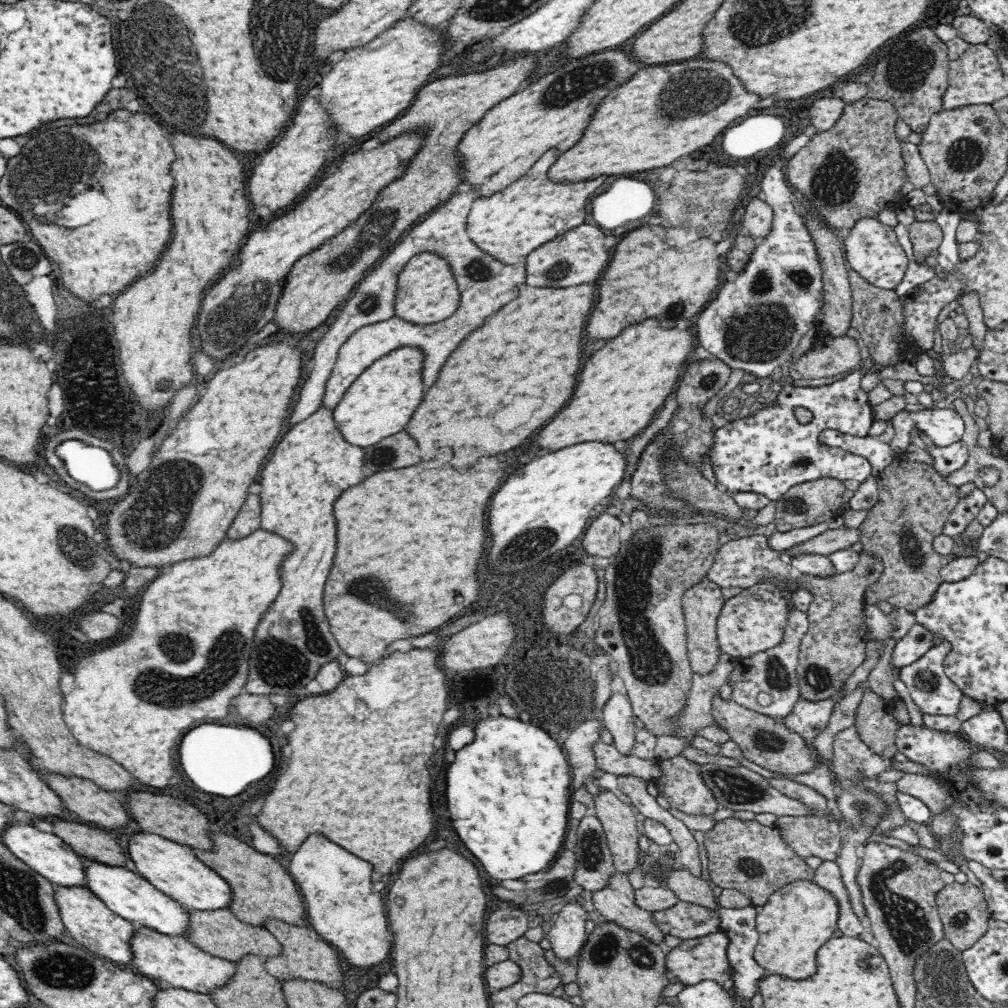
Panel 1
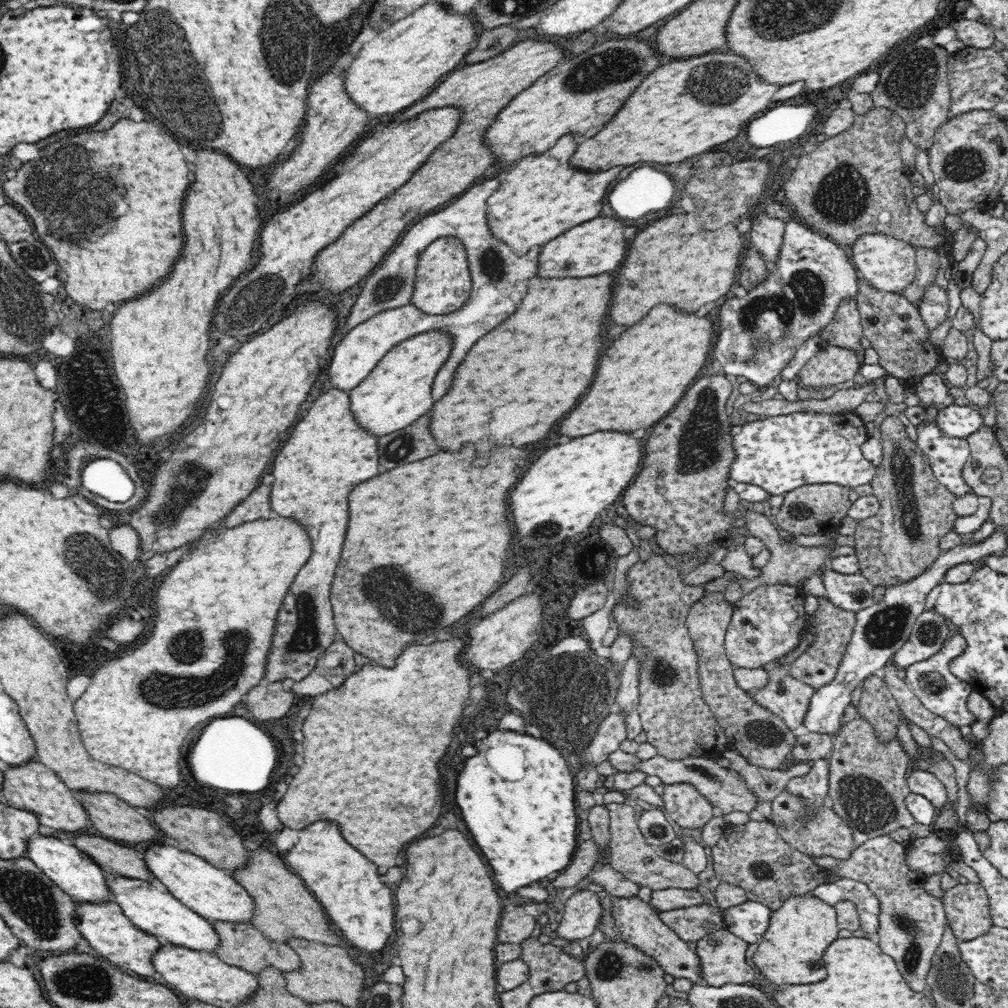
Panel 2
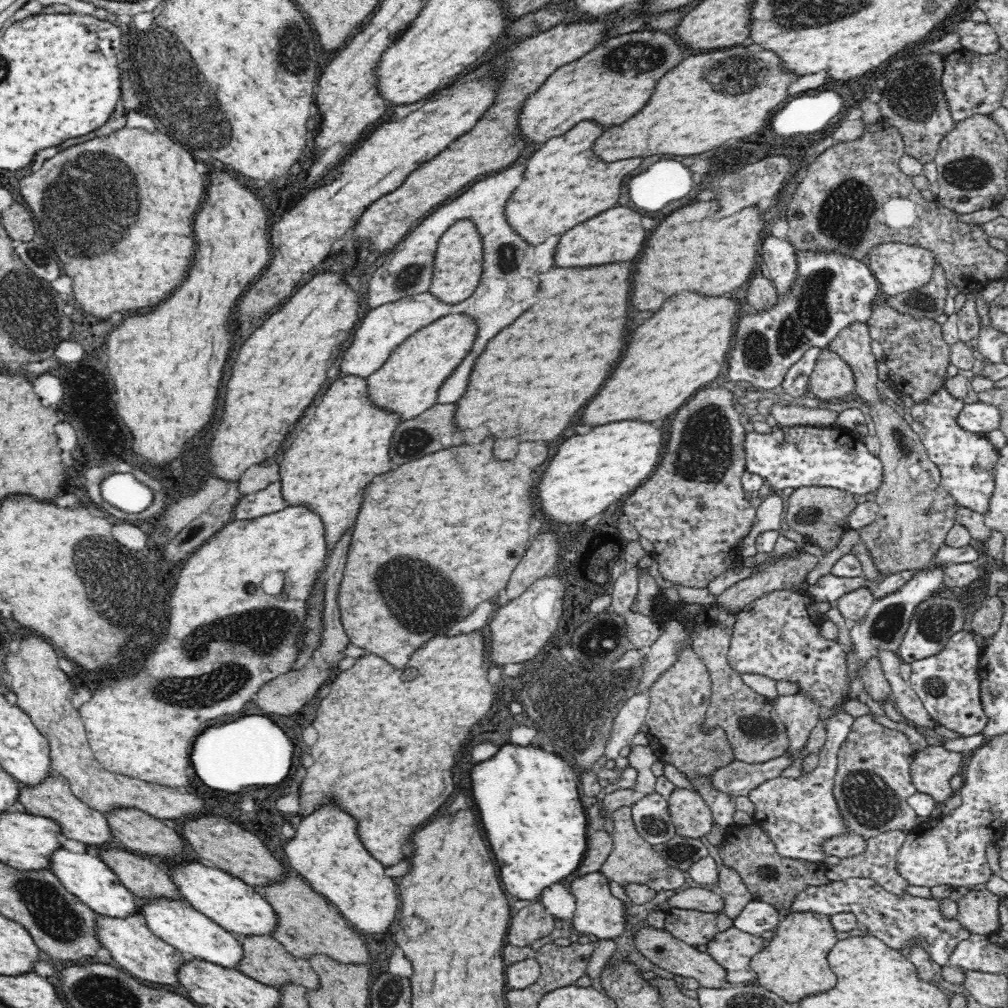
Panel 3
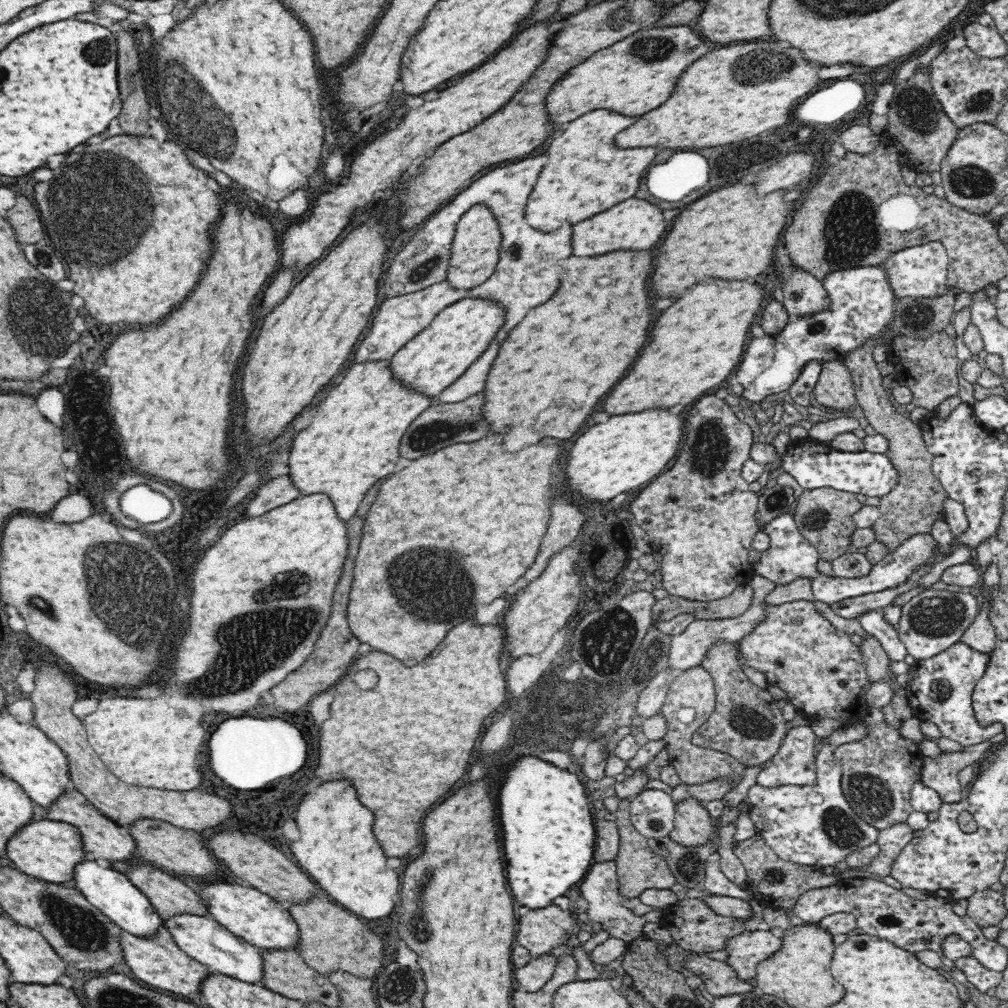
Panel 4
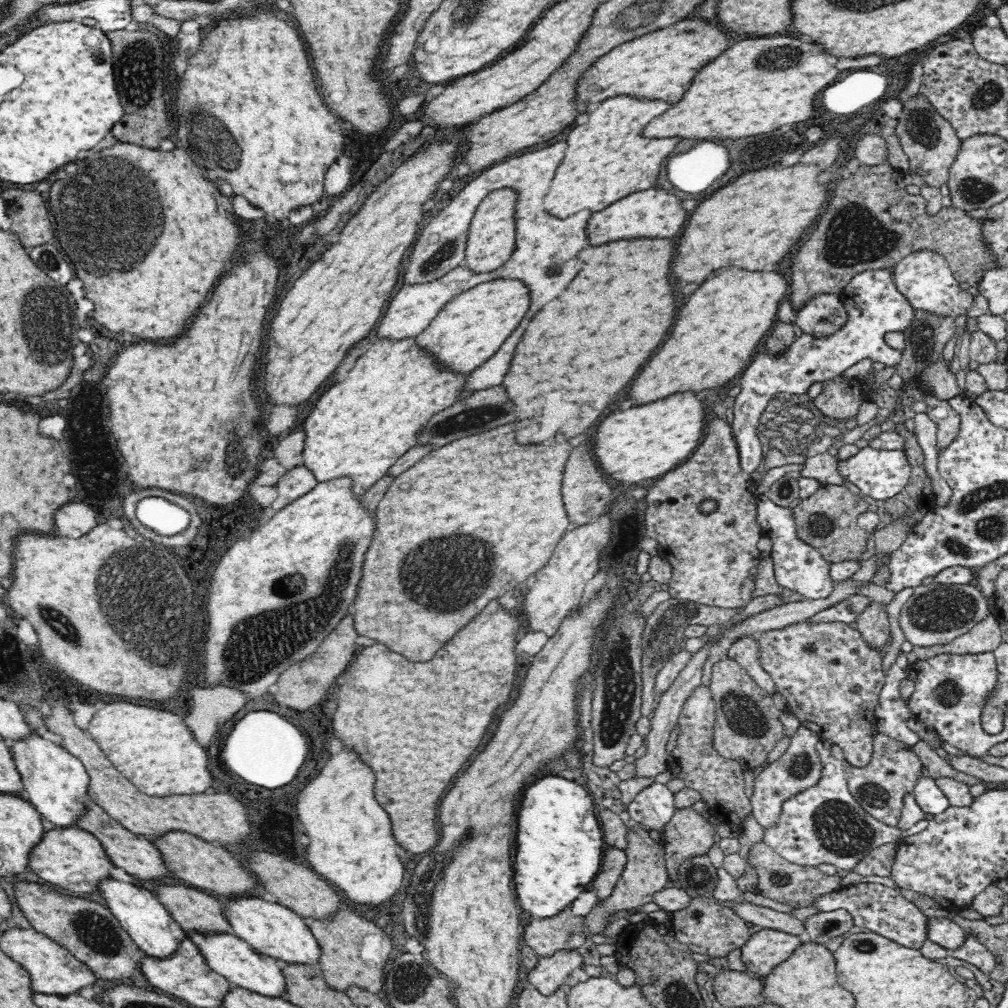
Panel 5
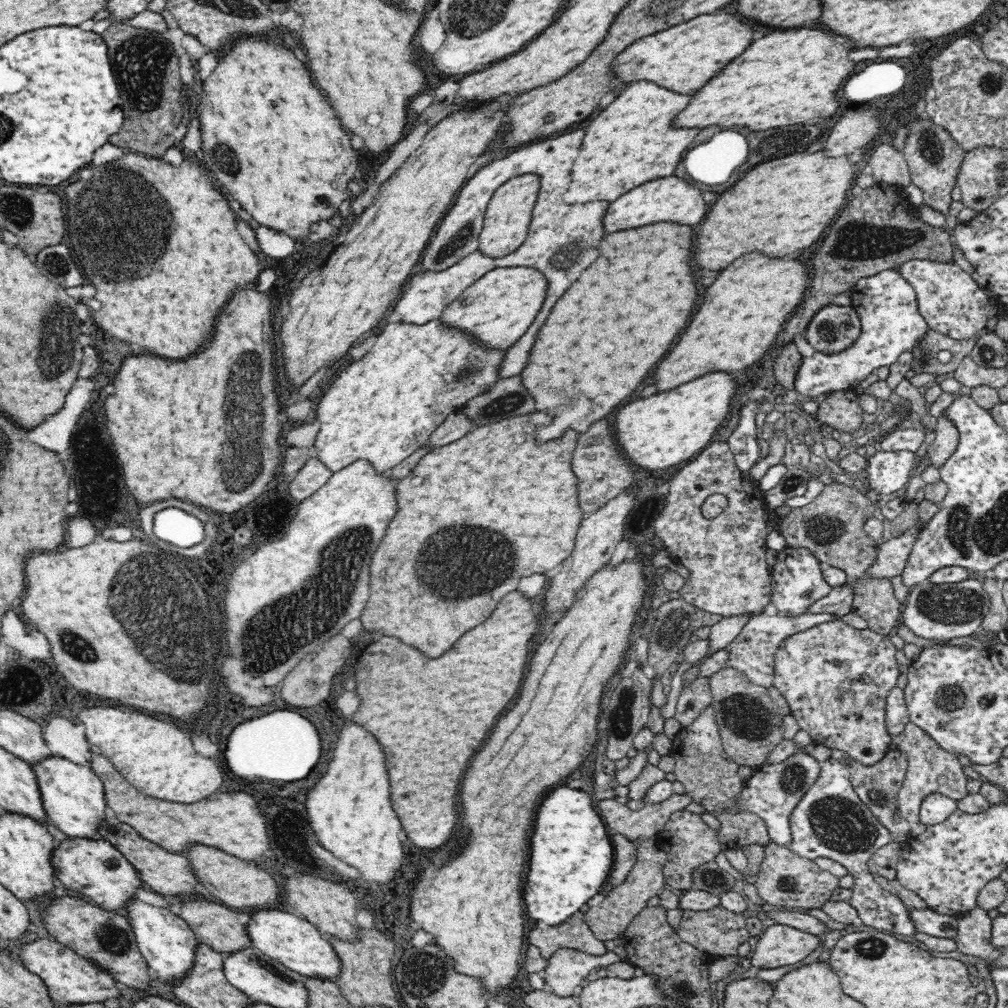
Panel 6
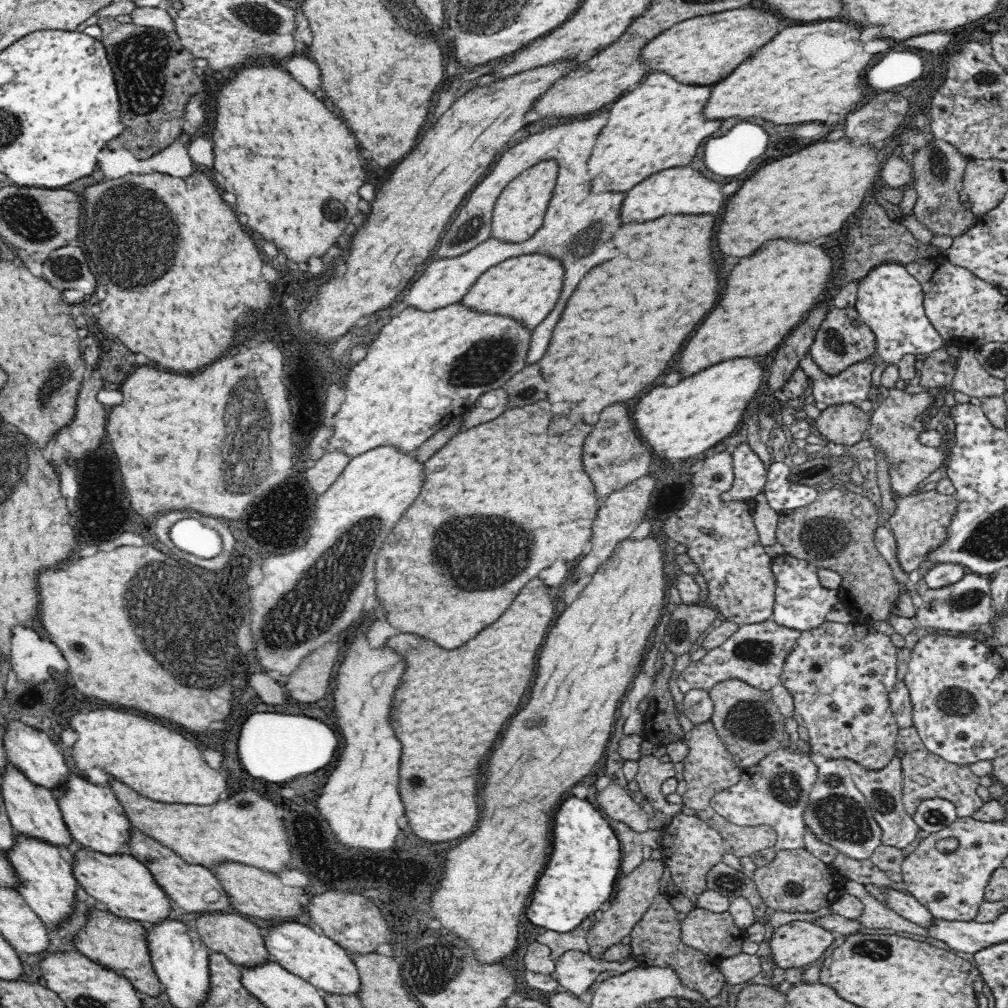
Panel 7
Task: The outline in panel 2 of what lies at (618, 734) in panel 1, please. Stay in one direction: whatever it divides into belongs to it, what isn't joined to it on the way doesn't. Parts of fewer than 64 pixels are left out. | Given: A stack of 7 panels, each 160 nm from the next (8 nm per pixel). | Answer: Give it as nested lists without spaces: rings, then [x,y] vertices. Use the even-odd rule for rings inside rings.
[[[630,657],[622,666],[613,711],[624,715],[626,739],[633,740],[643,730],[638,711],[638,661]]]

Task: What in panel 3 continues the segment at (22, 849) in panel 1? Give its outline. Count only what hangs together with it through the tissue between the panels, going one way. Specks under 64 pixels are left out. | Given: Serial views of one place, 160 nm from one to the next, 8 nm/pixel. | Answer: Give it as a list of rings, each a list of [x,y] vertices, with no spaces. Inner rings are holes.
[[[61,846],[50,856],[48,870],[60,879],[68,892],[78,897],[97,914],[124,918],[128,914],[138,913],[134,894],[119,881],[116,873],[92,851],[76,853]]]

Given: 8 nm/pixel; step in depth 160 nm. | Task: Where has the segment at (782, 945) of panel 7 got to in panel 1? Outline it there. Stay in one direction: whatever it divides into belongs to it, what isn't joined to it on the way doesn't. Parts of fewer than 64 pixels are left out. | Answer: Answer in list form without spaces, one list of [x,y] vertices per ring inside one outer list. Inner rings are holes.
[[[719,930],[714,934],[707,934],[705,937],[682,939],[678,946],[665,954],[665,974],[671,980],[678,980],[680,984],[686,986],[706,980],[718,983],[726,992],[731,991],[733,983],[731,982],[728,957],[726,957],[728,942],[730,942],[728,937]]]

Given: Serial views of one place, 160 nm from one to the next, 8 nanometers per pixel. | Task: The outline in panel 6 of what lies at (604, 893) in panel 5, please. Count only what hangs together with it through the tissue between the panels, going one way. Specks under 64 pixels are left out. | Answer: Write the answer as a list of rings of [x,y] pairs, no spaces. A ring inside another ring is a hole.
[[[612,833],[610,837],[612,843],[612,870],[608,874],[606,883],[607,888],[617,887],[624,882],[628,876],[628,872],[632,870],[634,862],[636,862],[637,849],[632,841],[620,835],[620,833]]]

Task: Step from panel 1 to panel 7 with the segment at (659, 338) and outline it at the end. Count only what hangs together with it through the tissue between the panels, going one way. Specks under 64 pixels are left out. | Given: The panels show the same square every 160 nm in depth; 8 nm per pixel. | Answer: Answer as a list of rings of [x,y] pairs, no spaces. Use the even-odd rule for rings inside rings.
[[[790,240],[766,242],[752,256],[742,258],[726,278],[718,304],[686,342],[678,360],[680,378],[688,378],[724,360],[772,352],[802,322],[804,314],[821,302],[818,298],[824,294],[832,272],[832,256],[828,250]]]

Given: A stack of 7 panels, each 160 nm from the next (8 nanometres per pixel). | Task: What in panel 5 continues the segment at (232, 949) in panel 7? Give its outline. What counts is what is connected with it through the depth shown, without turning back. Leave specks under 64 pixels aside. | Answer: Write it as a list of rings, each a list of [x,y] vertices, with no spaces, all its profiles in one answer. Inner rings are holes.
[[[156,884],[151,892],[153,891],[170,916],[185,931],[234,934],[234,929],[230,928],[230,923],[222,915],[221,902],[212,897],[212,894],[198,892],[198,888],[182,884]]]

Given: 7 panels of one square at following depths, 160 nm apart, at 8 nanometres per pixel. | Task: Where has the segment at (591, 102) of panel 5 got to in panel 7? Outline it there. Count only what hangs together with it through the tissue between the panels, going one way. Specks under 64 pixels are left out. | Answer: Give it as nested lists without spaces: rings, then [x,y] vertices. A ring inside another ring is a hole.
[[[747,6],[690,18],[651,39],[640,51],[639,62],[647,72],[666,73],[686,86],[710,86],[720,82],[720,78],[726,78],[738,64],[743,64],[748,56],[782,30],[782,19],[770,10]]]

